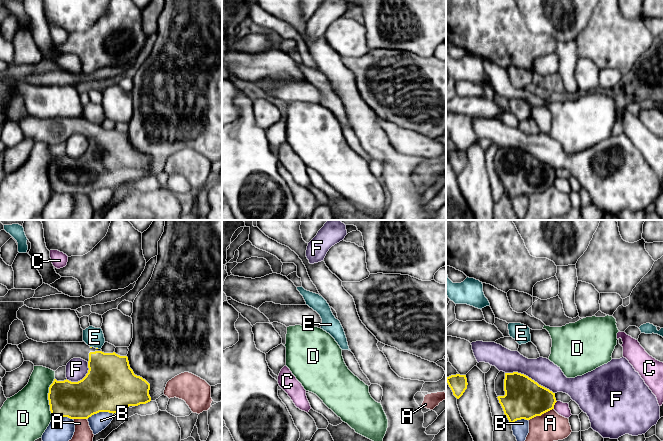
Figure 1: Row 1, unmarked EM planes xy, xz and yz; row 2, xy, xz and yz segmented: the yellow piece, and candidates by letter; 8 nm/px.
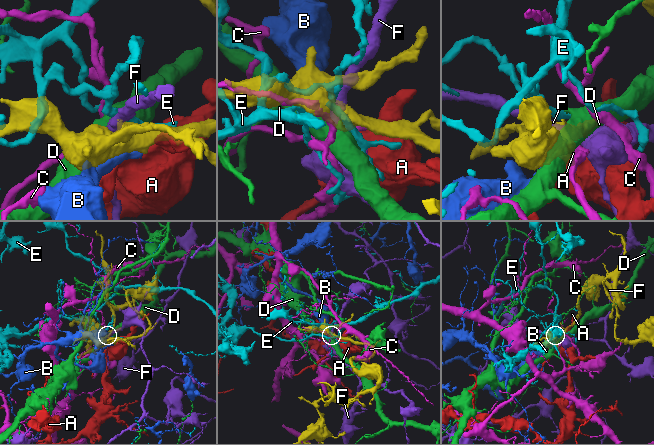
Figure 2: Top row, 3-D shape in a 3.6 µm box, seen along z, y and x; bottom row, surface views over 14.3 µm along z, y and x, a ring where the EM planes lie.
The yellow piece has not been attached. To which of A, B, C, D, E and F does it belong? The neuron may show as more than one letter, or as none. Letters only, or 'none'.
none

